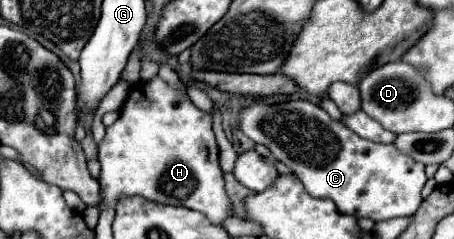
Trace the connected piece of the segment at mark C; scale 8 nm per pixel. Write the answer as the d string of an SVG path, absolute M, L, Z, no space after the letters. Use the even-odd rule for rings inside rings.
M294 99L272 105L256 103L244 109L240 119L240 129L254 143L266 145L278 161L286 163L312 197L332 199L340 213L348 213L354 217L368 217L372 221L384 221L392 217L410 217L420 207L422 201L420 191L426 183L424 163L418 163L410 155L404 155L396 145L380 145L370 139L362 139L360 135L350 131L344 123L330 119L330 115L322 107L306 99Z

